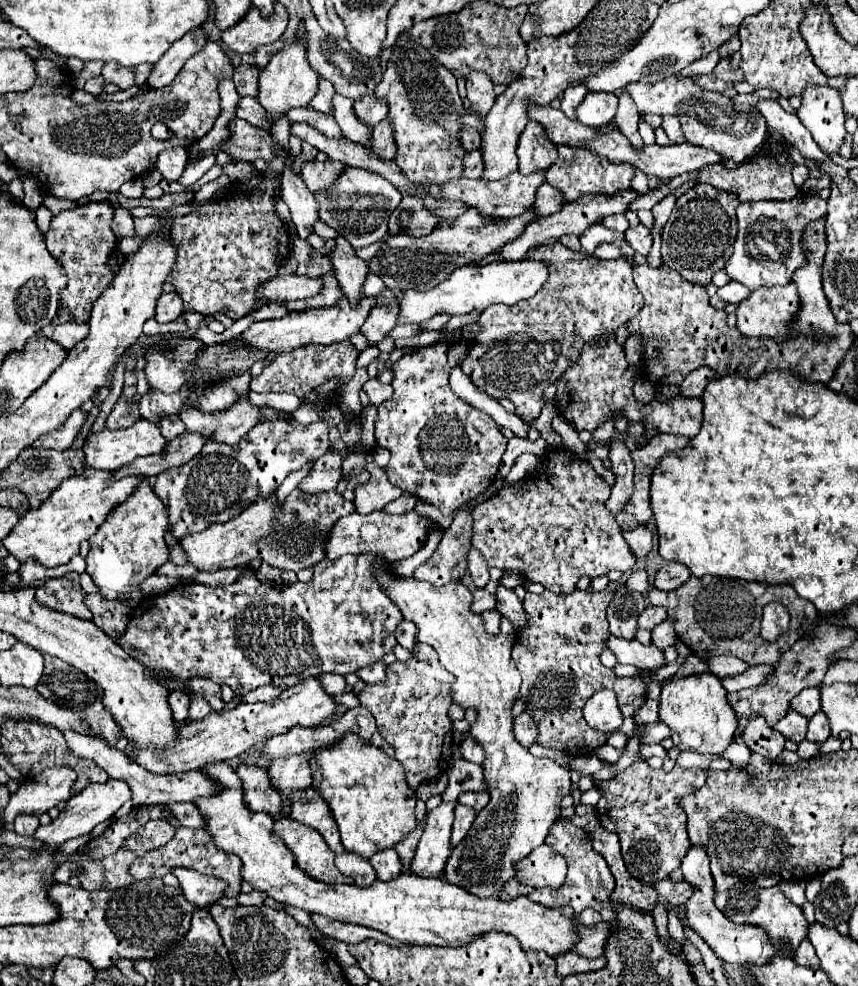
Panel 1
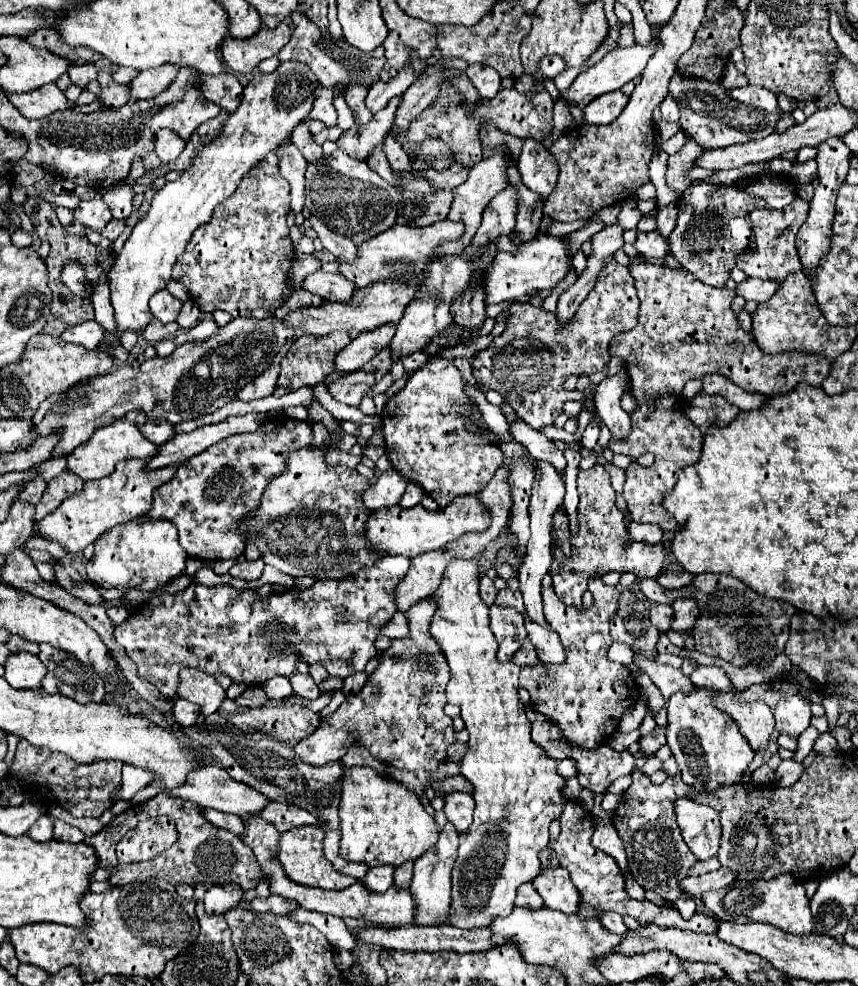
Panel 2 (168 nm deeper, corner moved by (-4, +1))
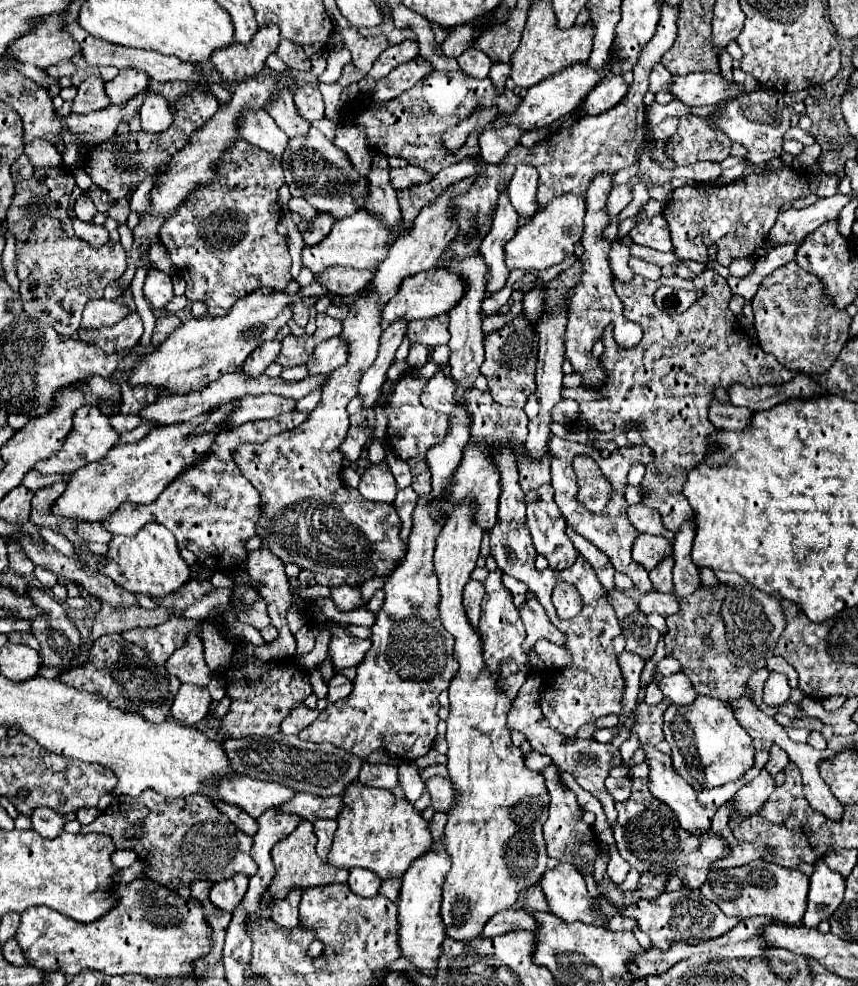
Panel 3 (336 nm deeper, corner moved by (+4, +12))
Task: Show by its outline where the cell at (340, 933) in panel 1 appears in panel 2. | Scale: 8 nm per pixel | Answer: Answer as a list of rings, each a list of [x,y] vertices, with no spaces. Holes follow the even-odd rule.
[[[450,924],[422,928],[422,926],[402,926],[402,928],[364,928],[358,932],[360,940],[368,944],[380,944],[388,950],[416,950],[416,952],[440,952],[440,950],[454,950],[454,952],[486,952],[494,948],[496,944],[490,944],[490,930],[478,928],[478,930],[460,930]]]

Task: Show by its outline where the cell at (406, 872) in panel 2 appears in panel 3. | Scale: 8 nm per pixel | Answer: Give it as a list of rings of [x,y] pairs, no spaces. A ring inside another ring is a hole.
[[[394,877],[394,879],[382,881],[382,885],[380,885],[380,893],[382,893],[384,897],[396,901],[396,899],[398,899],[398,893],[400,893],[400,883],[402,883],[400,879],[402,879],[402,877]]]

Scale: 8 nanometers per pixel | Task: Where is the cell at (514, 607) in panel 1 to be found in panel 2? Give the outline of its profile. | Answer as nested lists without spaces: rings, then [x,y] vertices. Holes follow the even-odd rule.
[[[526,616],[526,630],[528,630],[528,640],[536,646],[538,650],[538,658],[542,662],[548,662],[548,664],[564,664],[566,660],[566,652],[562,648],[562,642],[558,640],[558,634],[532,622],[528,616]]]

